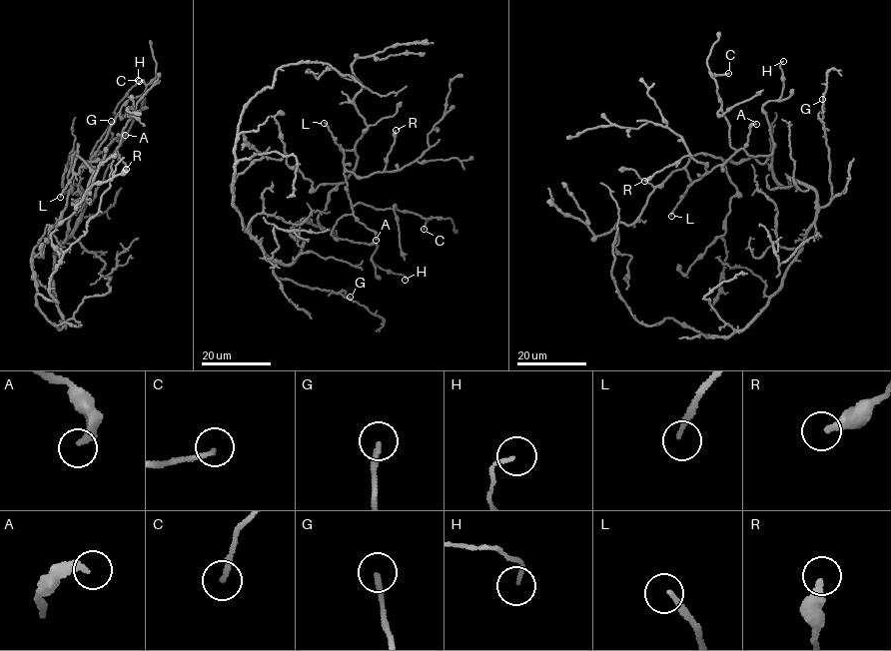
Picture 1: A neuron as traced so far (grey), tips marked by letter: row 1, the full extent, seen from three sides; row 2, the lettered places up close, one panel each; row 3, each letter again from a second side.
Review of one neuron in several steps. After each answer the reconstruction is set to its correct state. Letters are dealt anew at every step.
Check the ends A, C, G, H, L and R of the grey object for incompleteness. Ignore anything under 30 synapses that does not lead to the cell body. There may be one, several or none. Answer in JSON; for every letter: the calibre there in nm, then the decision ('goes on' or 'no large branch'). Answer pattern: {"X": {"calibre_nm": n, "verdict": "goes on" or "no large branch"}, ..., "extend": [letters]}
{"A": {"calibre_nm": 300, "verdict": "no large branch"}, "C": {"calibre_nm": 170, "verdict": "no large branch"}, "G": {"calibre_nm": 200, "verdict": "no large branch"}, "H": {"calibre_nm": 120, "verdict": "no large branch"}, "L": {"calibre_nm": 170, "verdict": "goes on"}, "R": {"calibre_nm": 300, "verdict": "no large branch"}, "extend": ["L"]}

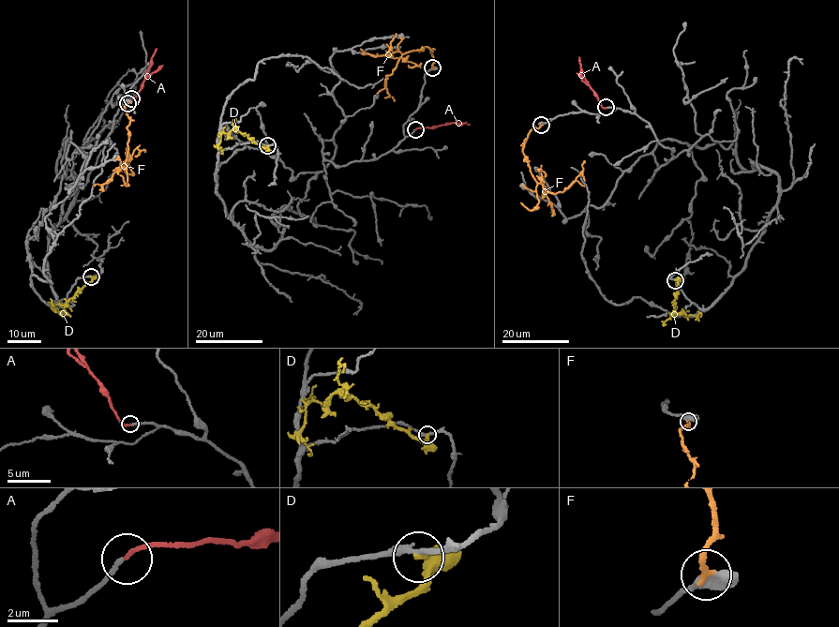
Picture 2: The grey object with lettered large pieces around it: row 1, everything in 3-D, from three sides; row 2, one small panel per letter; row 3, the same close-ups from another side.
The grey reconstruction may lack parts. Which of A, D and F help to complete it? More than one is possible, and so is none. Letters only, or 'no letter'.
A

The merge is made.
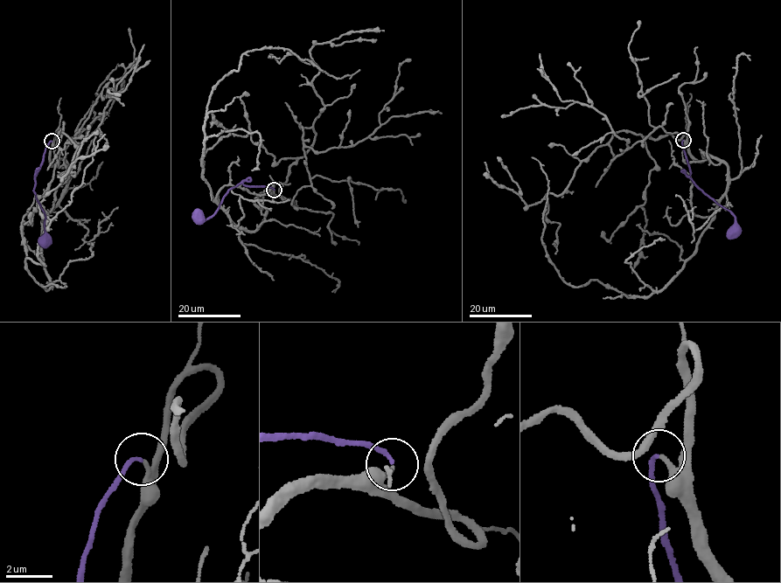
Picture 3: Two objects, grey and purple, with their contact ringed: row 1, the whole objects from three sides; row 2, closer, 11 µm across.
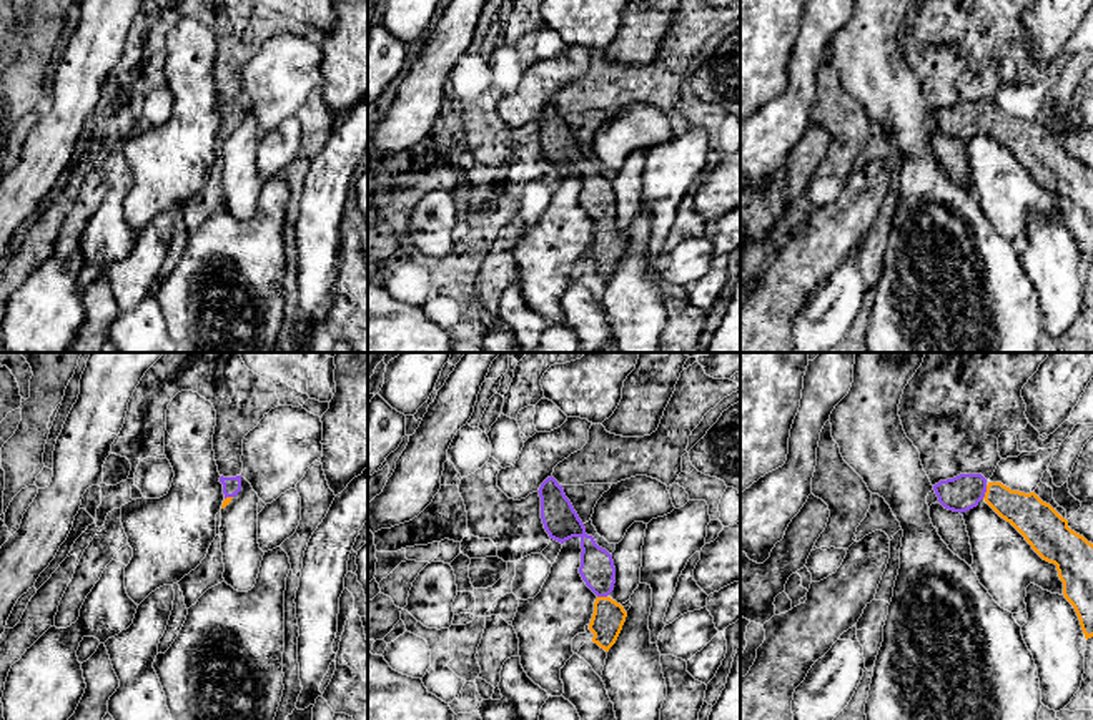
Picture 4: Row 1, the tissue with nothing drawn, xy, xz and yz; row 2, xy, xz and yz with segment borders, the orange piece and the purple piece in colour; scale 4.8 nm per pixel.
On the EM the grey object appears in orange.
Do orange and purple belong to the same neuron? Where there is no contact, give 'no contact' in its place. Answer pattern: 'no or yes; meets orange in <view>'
yes; meets orange in yz

